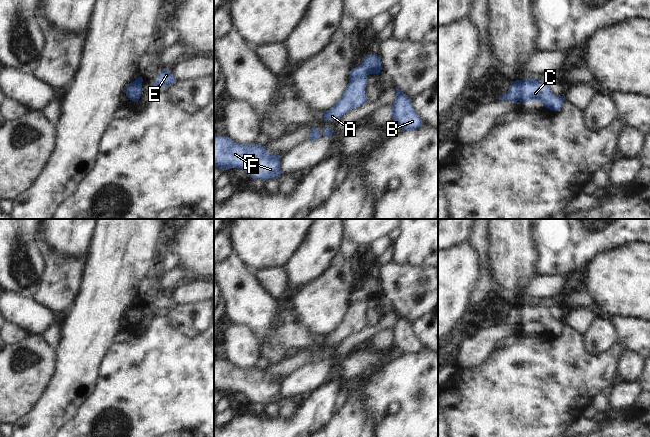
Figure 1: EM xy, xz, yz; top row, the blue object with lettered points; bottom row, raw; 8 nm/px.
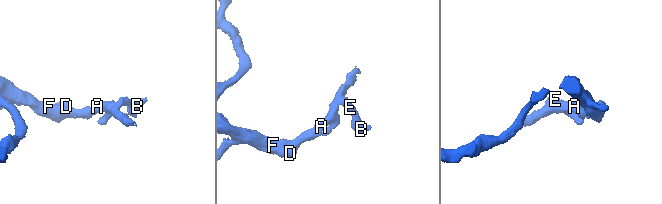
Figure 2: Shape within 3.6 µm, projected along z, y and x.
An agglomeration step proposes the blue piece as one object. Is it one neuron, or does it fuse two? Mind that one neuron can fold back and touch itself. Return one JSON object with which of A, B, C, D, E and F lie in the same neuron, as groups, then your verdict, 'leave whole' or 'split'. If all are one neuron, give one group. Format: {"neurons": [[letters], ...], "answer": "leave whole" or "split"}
{"neurons": [["A", "B", "C", "D", "E", "F"]], "answer": "leave whole"}

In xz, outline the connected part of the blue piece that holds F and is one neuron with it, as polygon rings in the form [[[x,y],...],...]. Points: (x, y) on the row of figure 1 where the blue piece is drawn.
[[[214,134],[214,166],[223,170],[240,168],[253,179],[277,179],[282,174],[280,158],[267,153],[265,146],[237,144],[227,136]]]

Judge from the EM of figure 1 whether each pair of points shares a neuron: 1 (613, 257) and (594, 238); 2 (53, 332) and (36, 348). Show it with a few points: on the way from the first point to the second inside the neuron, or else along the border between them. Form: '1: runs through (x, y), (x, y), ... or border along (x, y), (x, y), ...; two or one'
1: border along (628, 242), (598, 252), (587, 264); two
2: border along (41, 335), (54, 351); two

